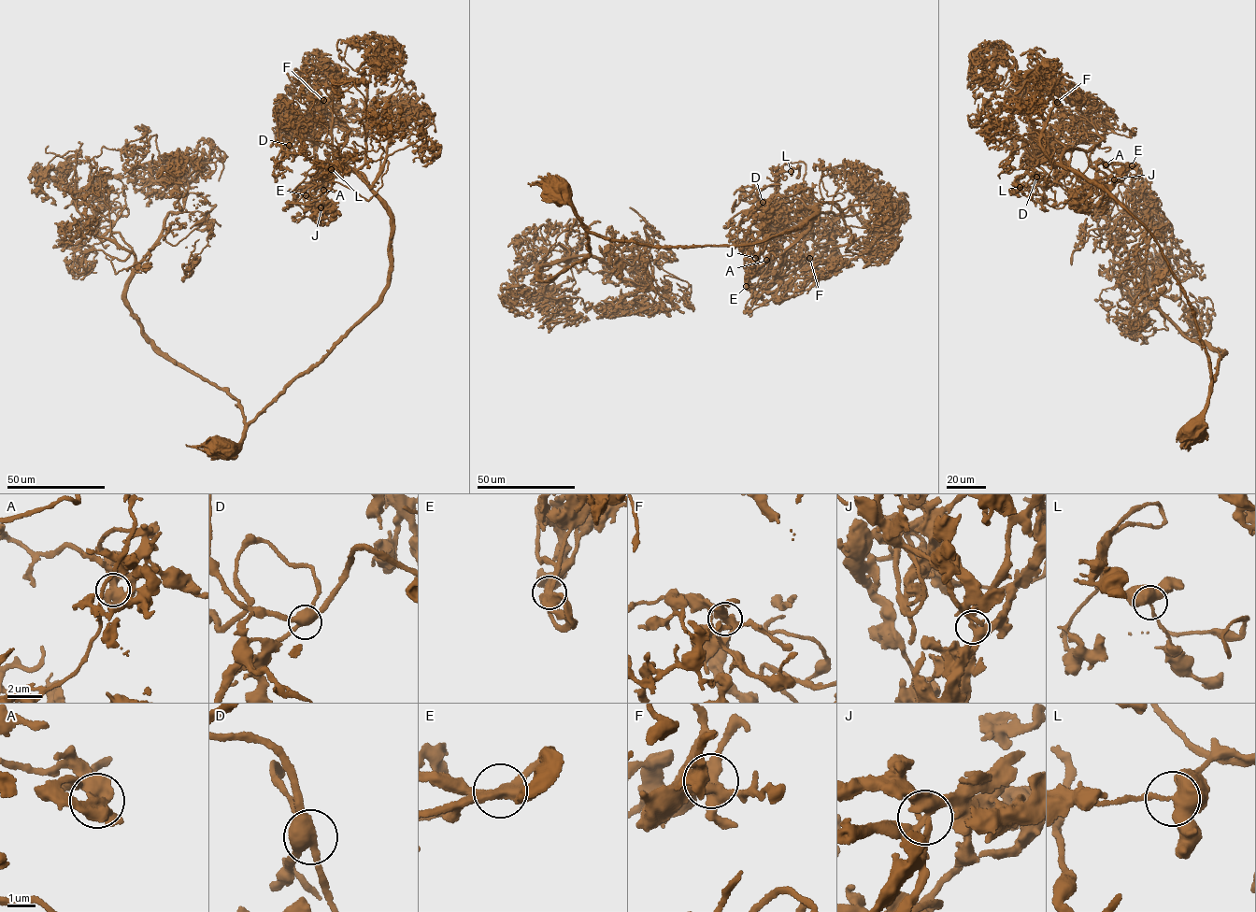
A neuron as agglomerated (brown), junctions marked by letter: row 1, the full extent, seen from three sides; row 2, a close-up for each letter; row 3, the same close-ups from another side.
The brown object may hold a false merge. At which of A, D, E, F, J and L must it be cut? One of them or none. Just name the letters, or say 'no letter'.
no letter

